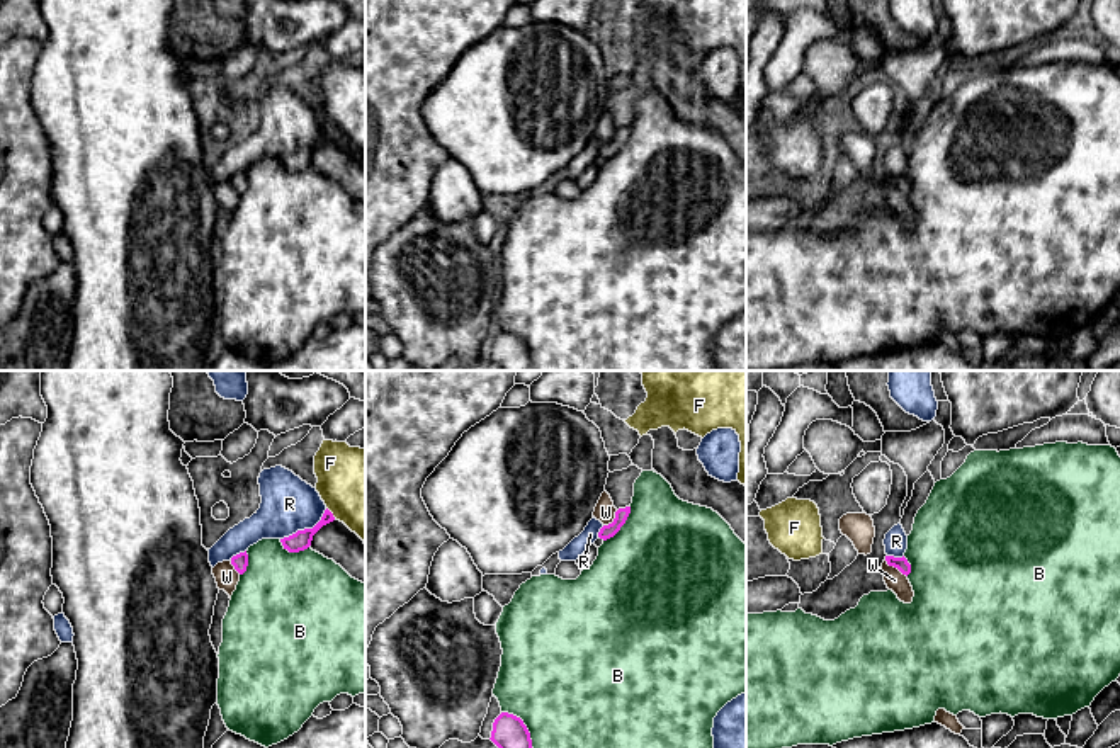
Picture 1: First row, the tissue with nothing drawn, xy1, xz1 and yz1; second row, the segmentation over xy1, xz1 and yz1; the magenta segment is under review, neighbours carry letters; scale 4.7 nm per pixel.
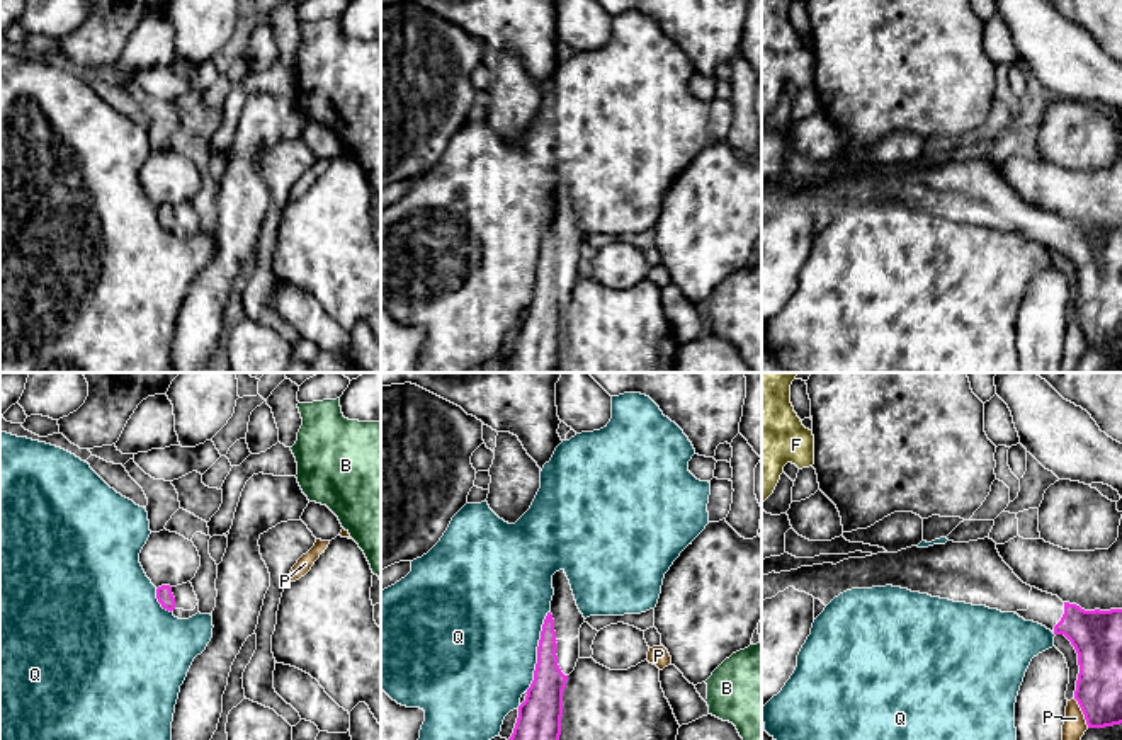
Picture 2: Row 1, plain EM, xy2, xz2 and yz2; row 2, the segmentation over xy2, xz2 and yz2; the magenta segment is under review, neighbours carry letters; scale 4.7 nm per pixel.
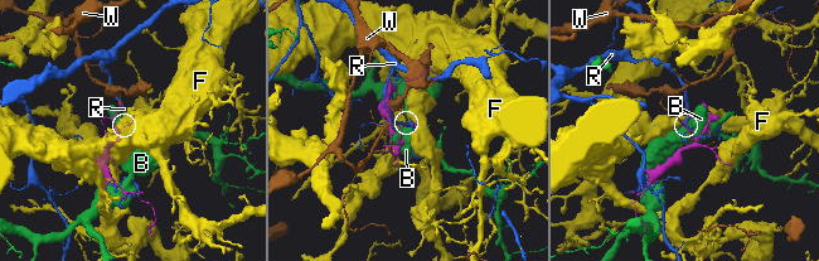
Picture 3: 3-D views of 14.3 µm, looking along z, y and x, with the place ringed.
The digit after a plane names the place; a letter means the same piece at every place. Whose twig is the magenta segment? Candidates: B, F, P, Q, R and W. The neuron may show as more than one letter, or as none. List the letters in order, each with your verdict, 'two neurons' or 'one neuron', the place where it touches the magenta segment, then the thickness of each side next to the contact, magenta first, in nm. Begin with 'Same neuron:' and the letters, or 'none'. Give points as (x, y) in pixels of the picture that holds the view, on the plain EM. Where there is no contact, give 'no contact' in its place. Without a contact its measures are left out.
Same neuron: none
B: two neurons | xz1 (622, 143) | 70/500 nm
F: two neurons | xy1 (330, 131) | 90/380 nm
P: two neurons | yz2 (1083, 332) | 220/110 nm
Q: two neurons | xz2 (538, 271) | 180/500 nm
R: two neurons | xy1 (305, 148) | 90/260 nm
W: two neurons | yz1 (896, 186) | 60/90 nm

